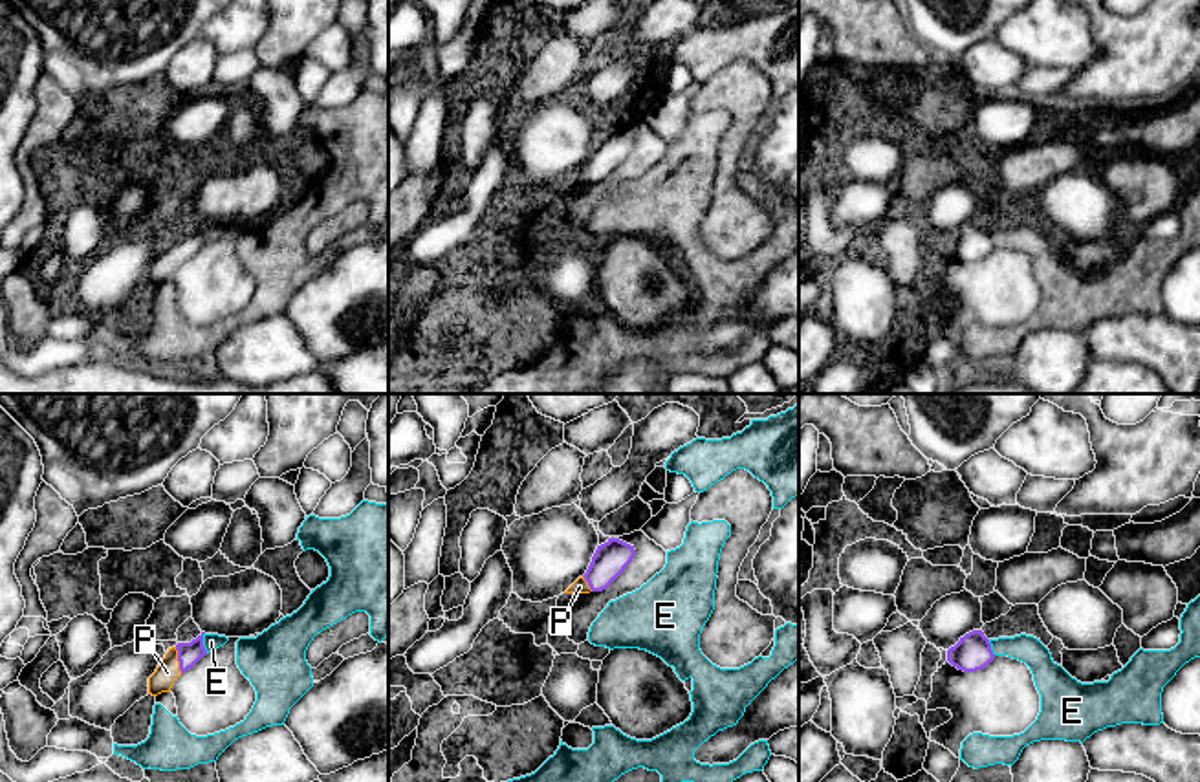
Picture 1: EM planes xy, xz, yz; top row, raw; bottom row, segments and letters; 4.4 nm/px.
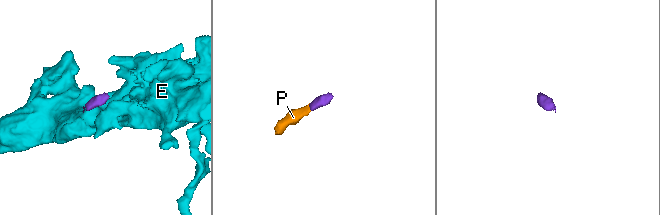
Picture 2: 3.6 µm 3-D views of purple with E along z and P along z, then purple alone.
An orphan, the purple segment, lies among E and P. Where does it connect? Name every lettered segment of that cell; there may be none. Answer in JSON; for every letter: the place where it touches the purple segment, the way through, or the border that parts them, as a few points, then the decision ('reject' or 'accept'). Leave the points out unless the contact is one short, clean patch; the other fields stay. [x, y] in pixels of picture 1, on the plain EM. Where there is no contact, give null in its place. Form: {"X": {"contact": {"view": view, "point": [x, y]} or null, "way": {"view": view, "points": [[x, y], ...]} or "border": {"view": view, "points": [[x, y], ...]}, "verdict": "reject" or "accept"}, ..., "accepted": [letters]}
{"E": {"contact": {"view": "xy", "point": [202, 233]}, "border": {"view": "xy", "points": [[204, 222], [204, 238], [207, 242]]}, "verdict": "reject"}, "P": {"contact": {"view": "xy", "point": [178, 249]}, "way": {"view": "xy", "points": [[189, 244], [178, 249], [167, 262]]}, "verdict": "accept"}, "accepted": ["P"]}

